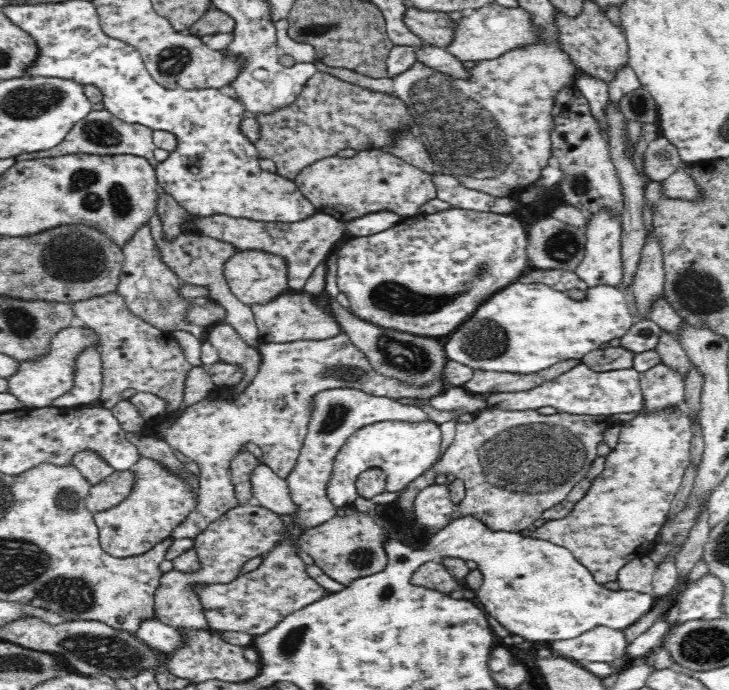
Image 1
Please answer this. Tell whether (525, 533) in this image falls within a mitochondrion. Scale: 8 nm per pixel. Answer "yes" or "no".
no

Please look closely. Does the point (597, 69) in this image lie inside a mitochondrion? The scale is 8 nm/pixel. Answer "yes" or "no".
no

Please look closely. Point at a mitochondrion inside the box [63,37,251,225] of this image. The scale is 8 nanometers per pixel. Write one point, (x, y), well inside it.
(85, 181)

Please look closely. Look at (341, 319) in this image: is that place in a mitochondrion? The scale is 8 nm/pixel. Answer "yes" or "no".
no

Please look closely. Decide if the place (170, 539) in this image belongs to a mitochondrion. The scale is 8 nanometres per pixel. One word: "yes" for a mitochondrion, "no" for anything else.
no

